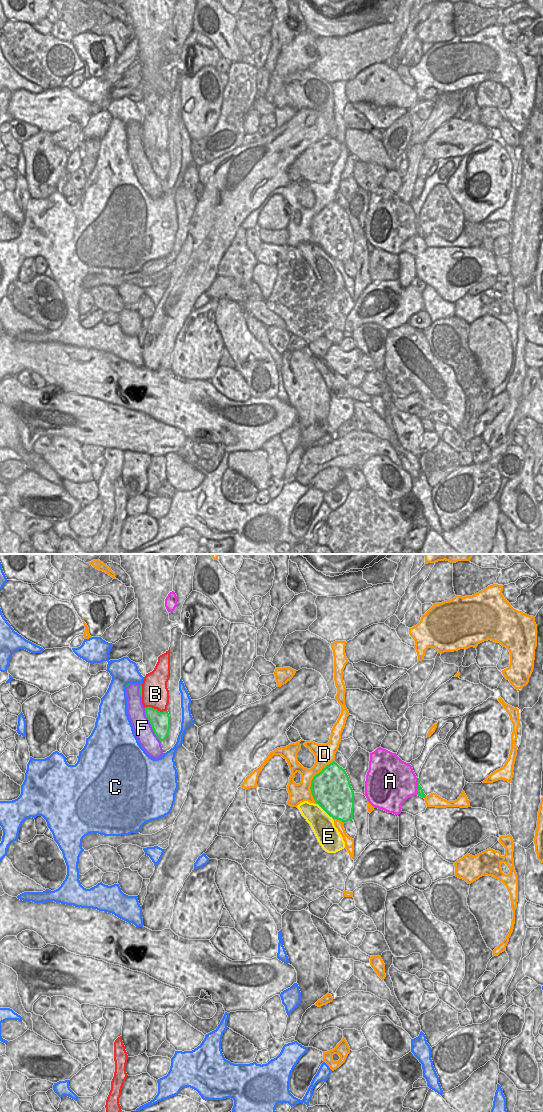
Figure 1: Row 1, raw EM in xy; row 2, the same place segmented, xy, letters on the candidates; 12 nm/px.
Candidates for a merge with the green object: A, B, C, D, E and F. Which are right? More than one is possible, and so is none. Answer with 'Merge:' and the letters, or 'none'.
Merge: none

